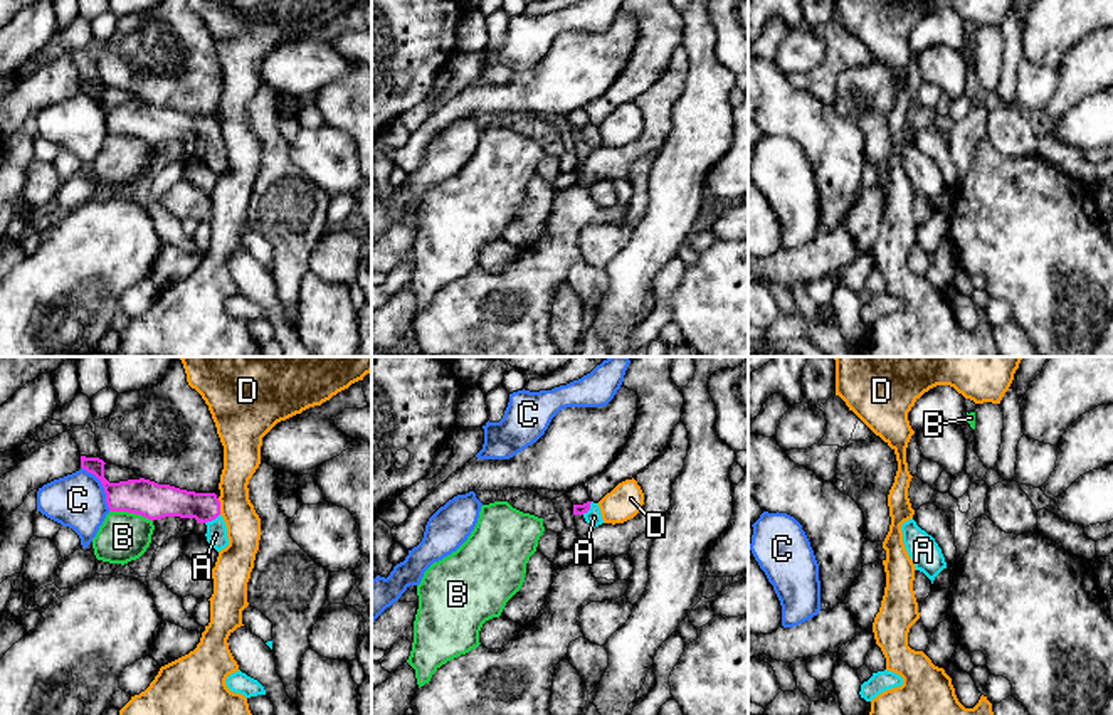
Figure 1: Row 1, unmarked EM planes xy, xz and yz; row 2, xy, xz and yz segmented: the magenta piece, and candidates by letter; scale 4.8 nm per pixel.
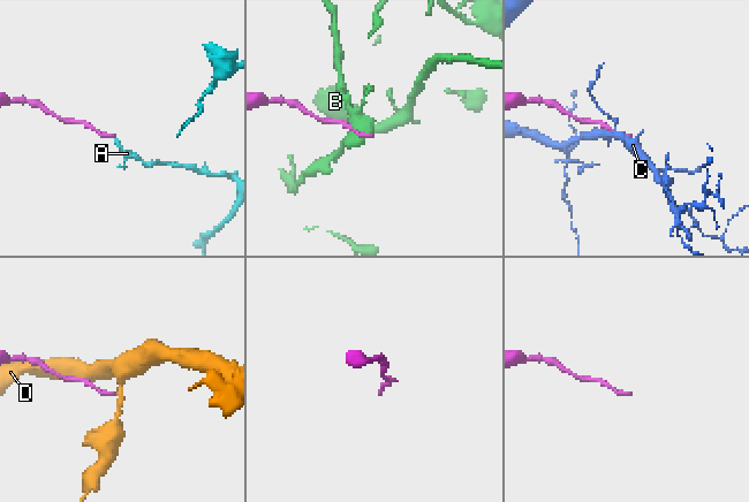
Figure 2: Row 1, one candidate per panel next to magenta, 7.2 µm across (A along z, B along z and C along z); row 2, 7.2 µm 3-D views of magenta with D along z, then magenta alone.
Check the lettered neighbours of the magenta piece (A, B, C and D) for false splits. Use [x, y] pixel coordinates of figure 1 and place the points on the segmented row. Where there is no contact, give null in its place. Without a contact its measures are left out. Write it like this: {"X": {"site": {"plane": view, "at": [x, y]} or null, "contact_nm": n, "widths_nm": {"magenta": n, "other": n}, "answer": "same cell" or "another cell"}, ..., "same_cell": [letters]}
{"A": {"site": {"plane": "xy", "at": [212, 519]}, "contact_nm": 90, "widths_nm": {"magenta": 160, "other": 100}, "answer": "same cell"}, "B": {"site": {"plane": "xy", "at": [131, 512]}, "contact_nm": 220, "widths_nm": {"magenta": 180, "other": 240}, "answer": "another cell"}, "C": {"site": {"plane": "xy", "at": [103, 487]}, "contact_nm": 260, "widths_nm": {"magenta": 180, "other": 260}, "answer": "another cell"}, "D": {"site": {"plane": "xy", "at": [219, 507]}, "contact_nm": 80, "widths_nm": {"magenta": 140, "other": 170}, "answer": "another cell"}, "same_cell": ["A"]}

